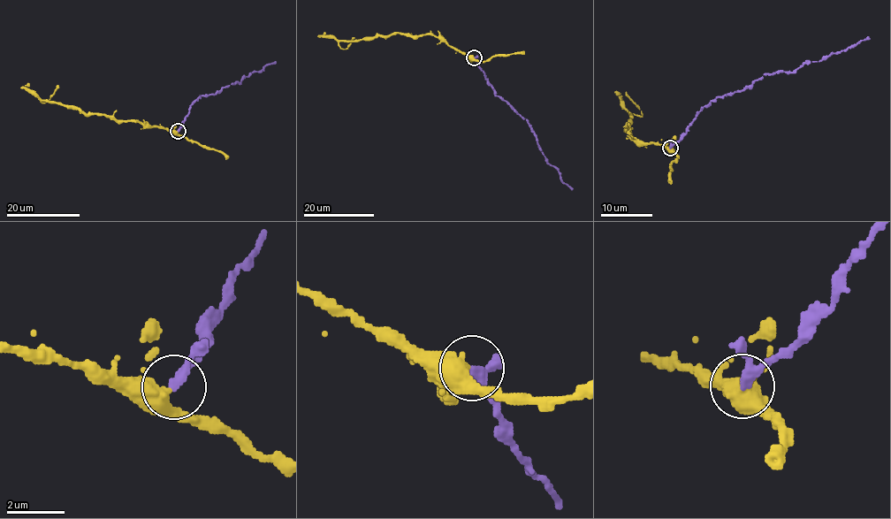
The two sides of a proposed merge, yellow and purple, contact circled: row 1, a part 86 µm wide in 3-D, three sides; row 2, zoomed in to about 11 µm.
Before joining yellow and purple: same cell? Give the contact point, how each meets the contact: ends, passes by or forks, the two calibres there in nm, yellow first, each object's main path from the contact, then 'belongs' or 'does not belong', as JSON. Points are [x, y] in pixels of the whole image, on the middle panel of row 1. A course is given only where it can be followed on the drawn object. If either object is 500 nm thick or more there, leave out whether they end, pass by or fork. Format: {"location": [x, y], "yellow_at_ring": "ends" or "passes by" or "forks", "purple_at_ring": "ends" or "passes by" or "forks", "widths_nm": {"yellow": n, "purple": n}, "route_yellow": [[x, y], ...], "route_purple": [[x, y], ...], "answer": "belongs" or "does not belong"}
{"location": [474, 57], "yellow_at_ring": "passes by", "purple_at_ring": "passes by", "widths_nm": {"yellow": 400, "purple": 280}, "route_yellow": [[474, 57], [430, 34], [410, 36], [395, 33], [339, 41], [338, 44], [346, 49], [354, 38]], "route_purple": [[474, 57], [496, 95], [526, 119], [545, 160], [572, 189]], "answer": "does not belong"}

